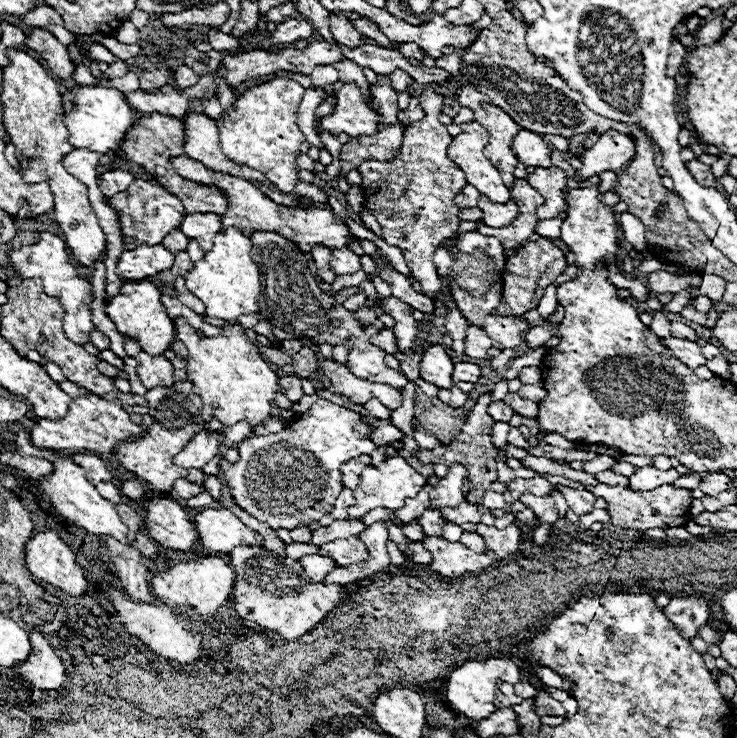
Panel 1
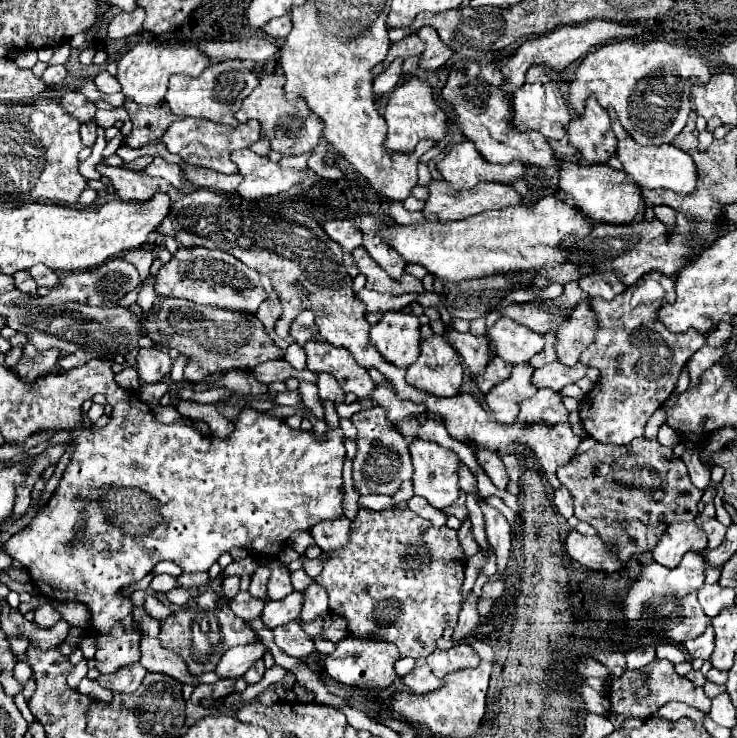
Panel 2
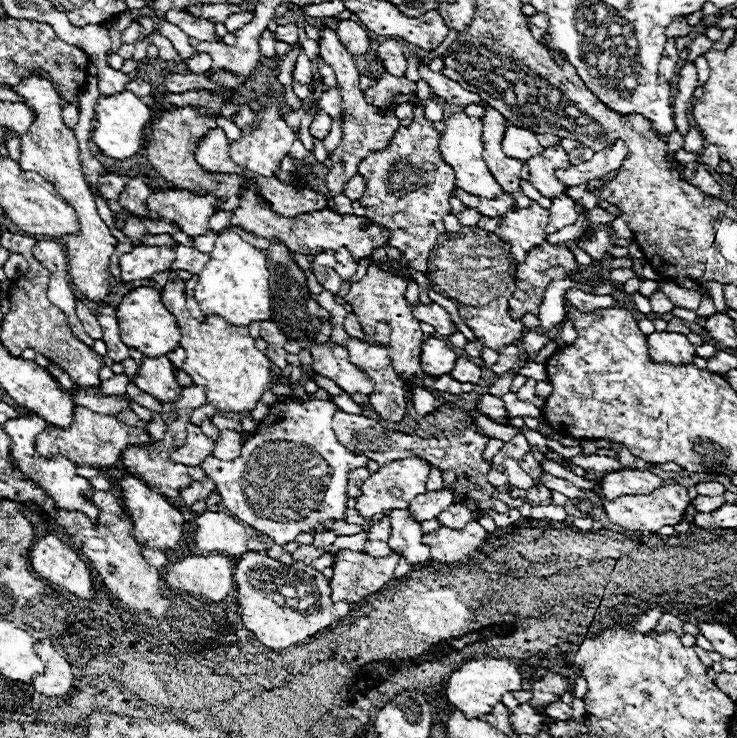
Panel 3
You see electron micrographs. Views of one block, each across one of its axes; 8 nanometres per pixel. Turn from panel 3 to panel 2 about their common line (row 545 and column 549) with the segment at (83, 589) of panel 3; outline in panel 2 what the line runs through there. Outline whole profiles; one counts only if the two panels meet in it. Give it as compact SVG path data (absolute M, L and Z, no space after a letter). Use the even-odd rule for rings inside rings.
M590 20L590 22L578 24L578 26L562 26L546 36L524 42L518 48L518 52L502 64L502 76L506 78L506 84L502 88L508 94L512 94L516 88L520 88L524 84L524 74L532 64L544 64L554 70L564 70L570 62L588 54L594 46L606 44L612 38L630 38L630 36L644 36L644 34L646 34L646 30L642 30L640 26L620 26L616 22L606 22L606 20Z

